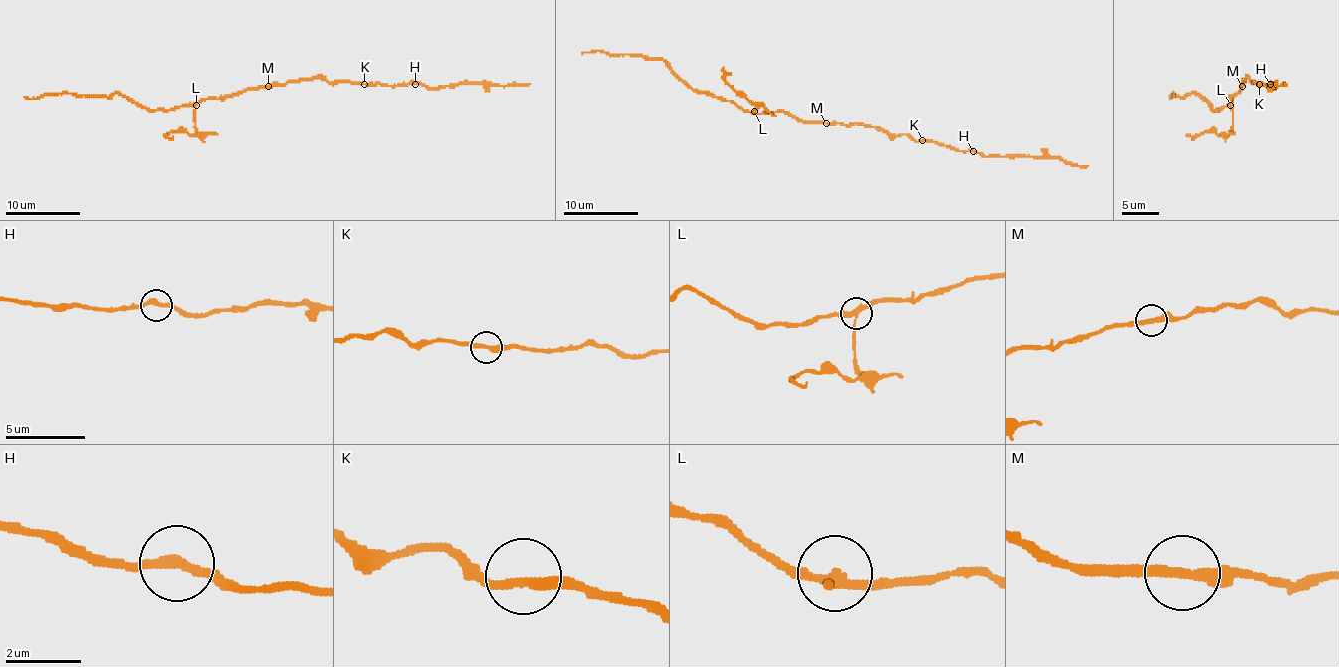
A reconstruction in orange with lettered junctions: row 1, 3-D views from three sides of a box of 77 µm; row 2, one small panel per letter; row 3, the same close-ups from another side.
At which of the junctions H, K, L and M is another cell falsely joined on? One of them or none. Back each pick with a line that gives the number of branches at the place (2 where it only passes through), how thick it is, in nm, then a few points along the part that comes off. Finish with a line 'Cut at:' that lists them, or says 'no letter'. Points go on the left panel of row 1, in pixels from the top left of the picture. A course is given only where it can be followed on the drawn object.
L: 3 branches meet; 240 nm thick; foreign part runs (195, 104), (195, 128), (199, 134), (165, 134)
Cut at: L

